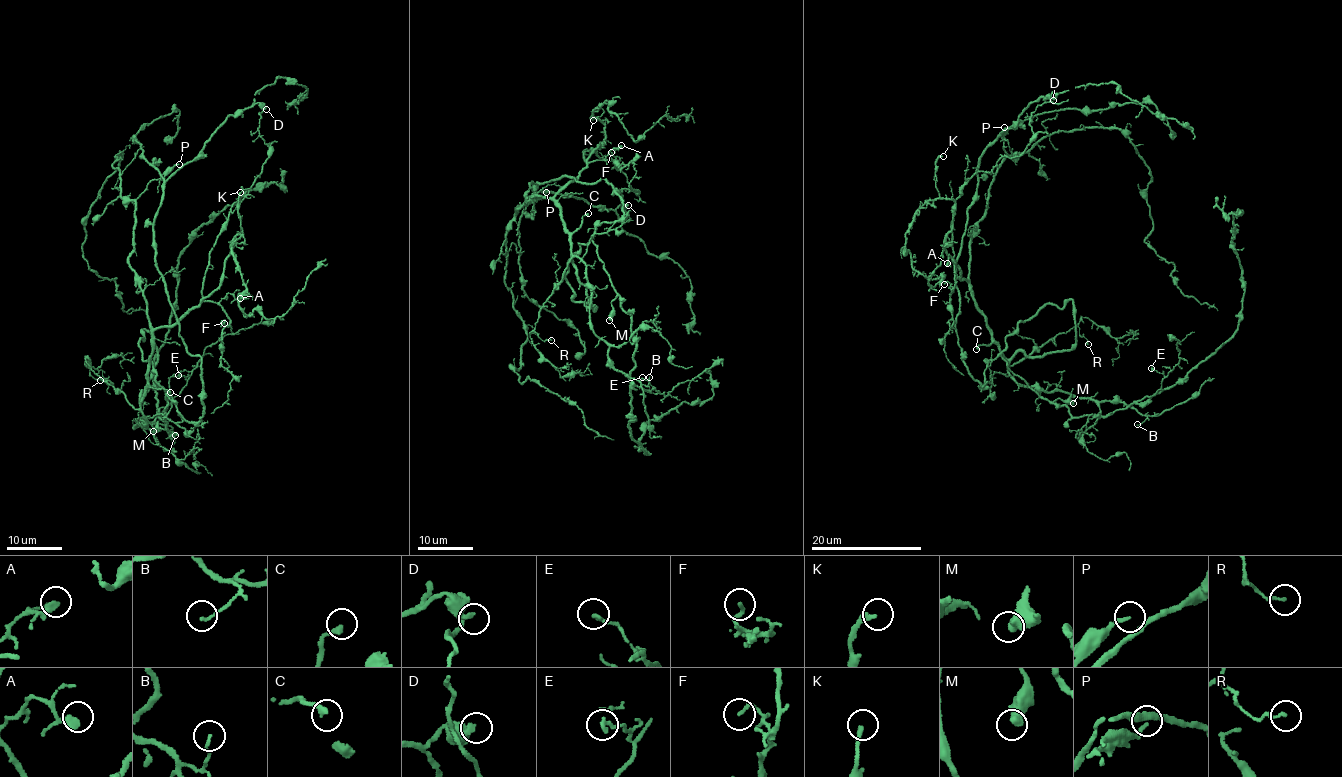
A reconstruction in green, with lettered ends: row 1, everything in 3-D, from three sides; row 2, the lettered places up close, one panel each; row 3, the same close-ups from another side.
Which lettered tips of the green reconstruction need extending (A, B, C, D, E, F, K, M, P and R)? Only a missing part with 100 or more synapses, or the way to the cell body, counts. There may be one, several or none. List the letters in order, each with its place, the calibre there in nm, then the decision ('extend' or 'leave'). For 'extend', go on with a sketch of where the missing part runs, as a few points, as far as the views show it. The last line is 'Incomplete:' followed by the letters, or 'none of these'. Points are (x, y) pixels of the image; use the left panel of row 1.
A: at (240, 298); 280 nm thick; leave
B: at (175, 435); 110 nm thick; leave
C: at (170, 392); 240 nm thick; extend
D: at (266, 109); 320 nm thick; leave
E: at (178, 375); 180 nm thick; leave
F: at (224, 323); 160 nm thick; leave
K: at (240, 192); 240 nm thick; leave
M: at (153, 431); 550 nm thick; leave
P: at (179, 164); 140 nm thick; leave
R: at (100, 380); 120 nm thick; leave
Incomplete: C

